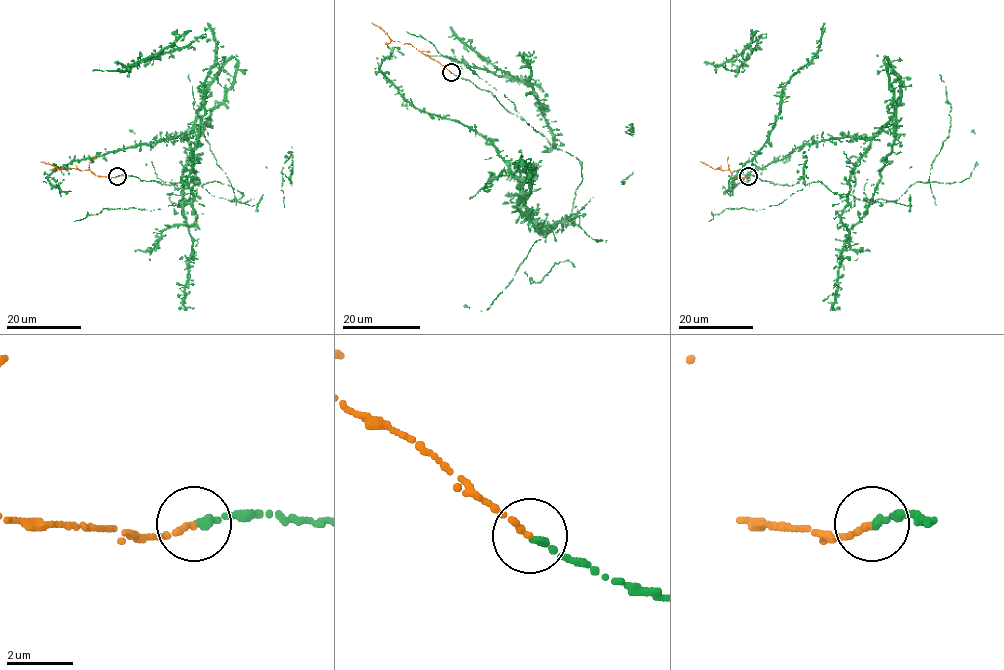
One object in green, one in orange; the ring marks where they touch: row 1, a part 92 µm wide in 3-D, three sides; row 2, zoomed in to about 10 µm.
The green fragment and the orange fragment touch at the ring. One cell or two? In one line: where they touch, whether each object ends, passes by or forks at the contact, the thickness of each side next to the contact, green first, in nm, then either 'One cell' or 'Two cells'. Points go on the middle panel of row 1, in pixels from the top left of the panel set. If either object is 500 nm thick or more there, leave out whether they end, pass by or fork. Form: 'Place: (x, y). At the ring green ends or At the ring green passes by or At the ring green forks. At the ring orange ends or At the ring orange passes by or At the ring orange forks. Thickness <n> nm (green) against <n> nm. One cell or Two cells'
Place: (451, 72). At the ring green ends. At the ring orange ends. Thickness 240 nm (green) against 190 nm. One cell

